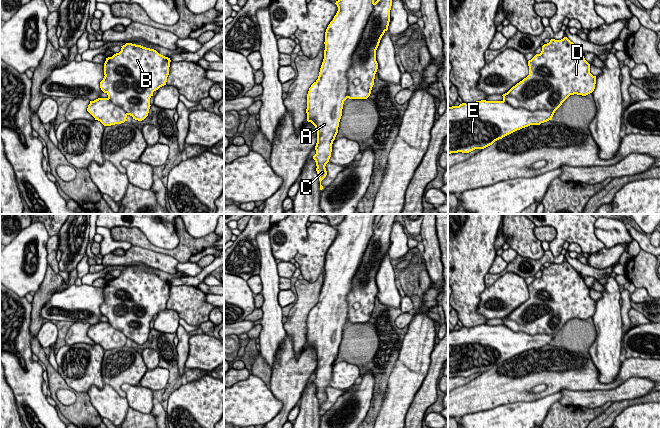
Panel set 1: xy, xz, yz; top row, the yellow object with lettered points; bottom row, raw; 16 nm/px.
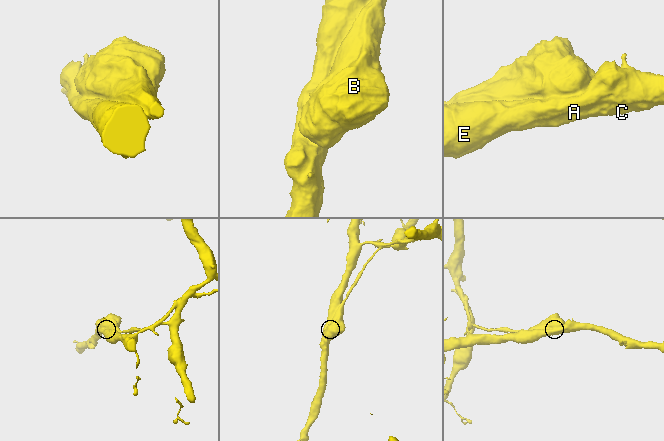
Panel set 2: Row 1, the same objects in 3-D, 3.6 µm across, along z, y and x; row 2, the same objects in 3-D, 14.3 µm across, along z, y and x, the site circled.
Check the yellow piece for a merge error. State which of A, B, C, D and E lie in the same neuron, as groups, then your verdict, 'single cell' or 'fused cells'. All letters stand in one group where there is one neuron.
A C E / B D; fused cells

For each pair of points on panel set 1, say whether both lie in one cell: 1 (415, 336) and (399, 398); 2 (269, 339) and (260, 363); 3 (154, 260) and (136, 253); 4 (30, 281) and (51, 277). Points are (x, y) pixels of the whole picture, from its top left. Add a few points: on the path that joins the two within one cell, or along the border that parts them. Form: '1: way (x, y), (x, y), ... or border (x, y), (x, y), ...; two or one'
1: way (415, 351), (413, 371), (404, 383); one
2: border (259, 350), (262, 358), (271, 368); two
3: way (150, 257), (140, 254); one
4: border (47, 256), (44, 279), (34, 292); two

